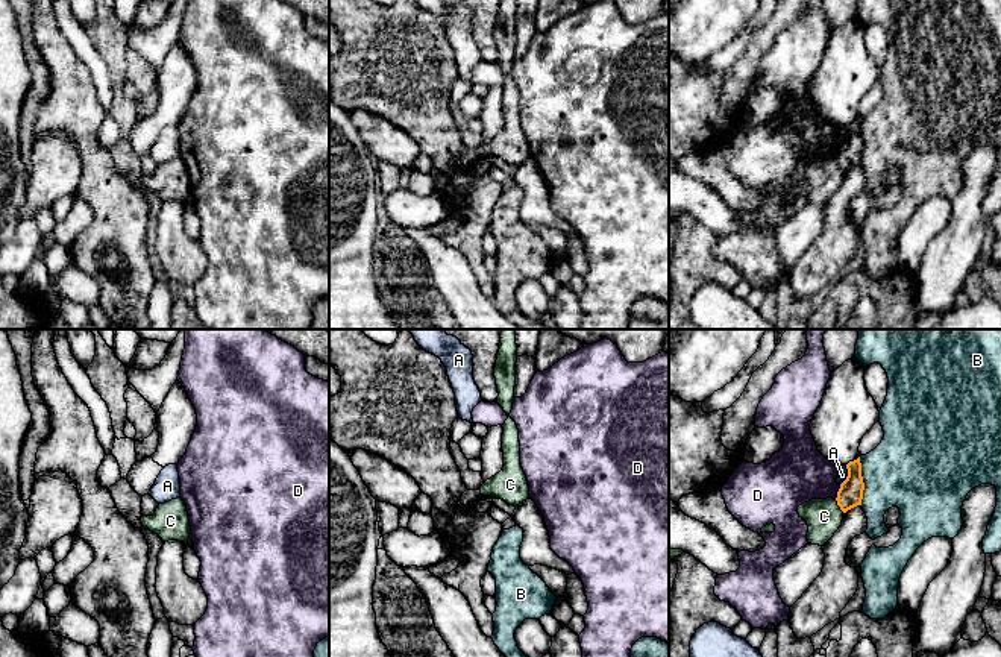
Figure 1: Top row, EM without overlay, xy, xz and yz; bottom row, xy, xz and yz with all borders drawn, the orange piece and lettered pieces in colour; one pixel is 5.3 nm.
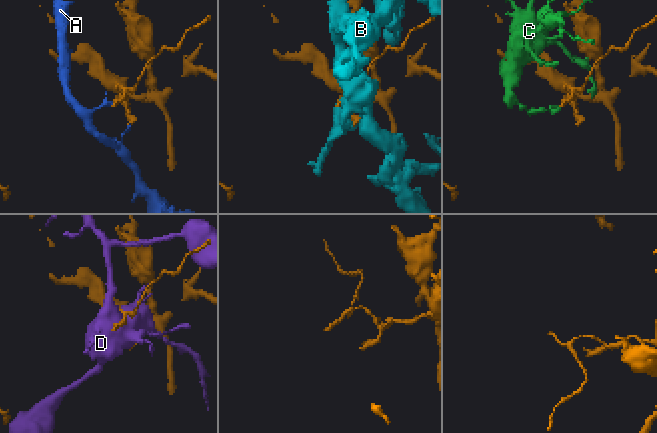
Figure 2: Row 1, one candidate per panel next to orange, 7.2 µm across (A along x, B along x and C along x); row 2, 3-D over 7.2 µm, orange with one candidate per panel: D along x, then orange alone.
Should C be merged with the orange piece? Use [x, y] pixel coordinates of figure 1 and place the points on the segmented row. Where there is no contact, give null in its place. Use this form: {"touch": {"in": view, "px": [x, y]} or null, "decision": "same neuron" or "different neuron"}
{"touch": {"in": "yz", "px": [837, 504]}, "decision": "different neuron"}

